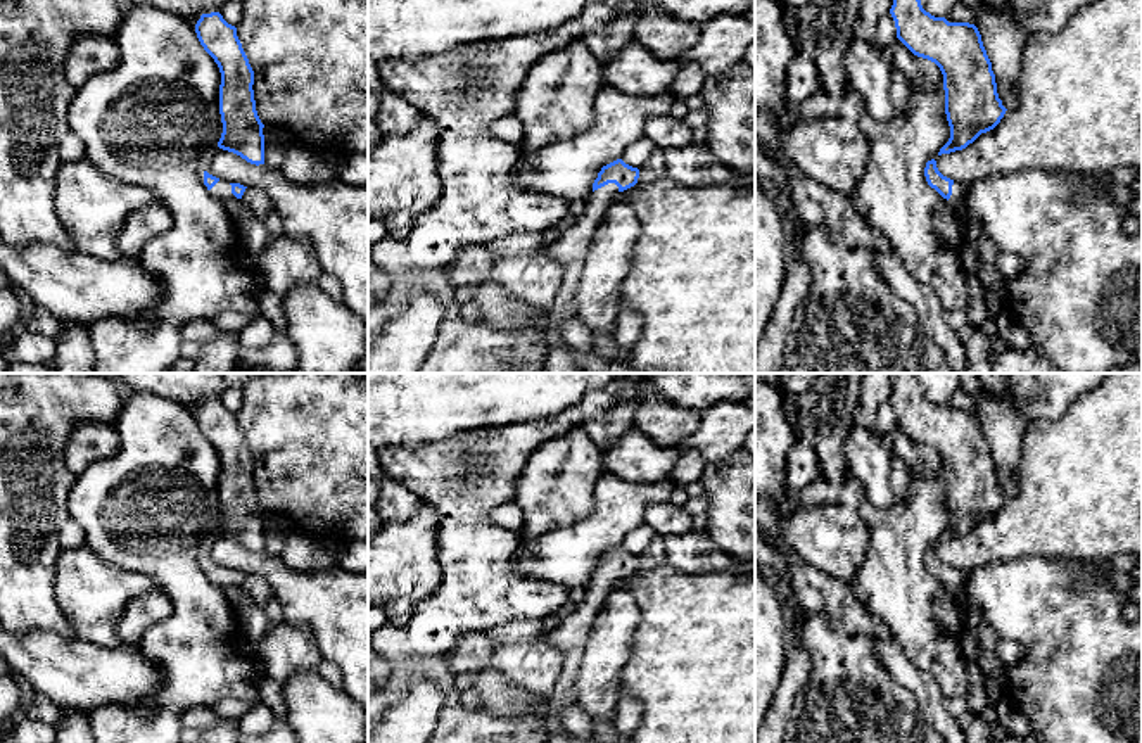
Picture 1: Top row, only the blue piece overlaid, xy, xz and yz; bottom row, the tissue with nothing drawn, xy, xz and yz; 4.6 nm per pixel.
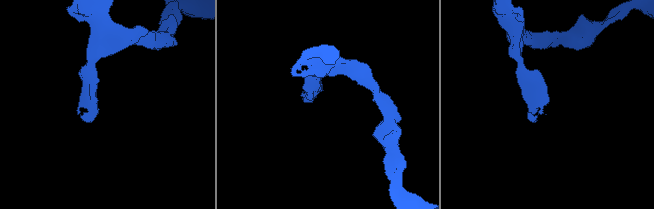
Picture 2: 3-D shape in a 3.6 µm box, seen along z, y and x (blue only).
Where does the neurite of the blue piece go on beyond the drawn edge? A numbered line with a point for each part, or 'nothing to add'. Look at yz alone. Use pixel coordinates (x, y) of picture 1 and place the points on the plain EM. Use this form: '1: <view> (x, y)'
1: yz (959, 577)

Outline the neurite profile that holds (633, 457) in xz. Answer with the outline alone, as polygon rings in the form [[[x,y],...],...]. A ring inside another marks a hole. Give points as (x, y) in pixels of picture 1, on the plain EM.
[[[634,425],[601,451],[605,473],[632,484],[670,480],[670,470],[677,463],[679,454],[677,448],[655,444]]]

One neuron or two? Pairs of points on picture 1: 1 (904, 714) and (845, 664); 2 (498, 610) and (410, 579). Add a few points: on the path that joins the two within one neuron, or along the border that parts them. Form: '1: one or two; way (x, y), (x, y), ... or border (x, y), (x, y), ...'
1: one; way (888, 714), (854, 679)
2: two; border (436, 546), (441, 583), (417, 605), (410, 619)

